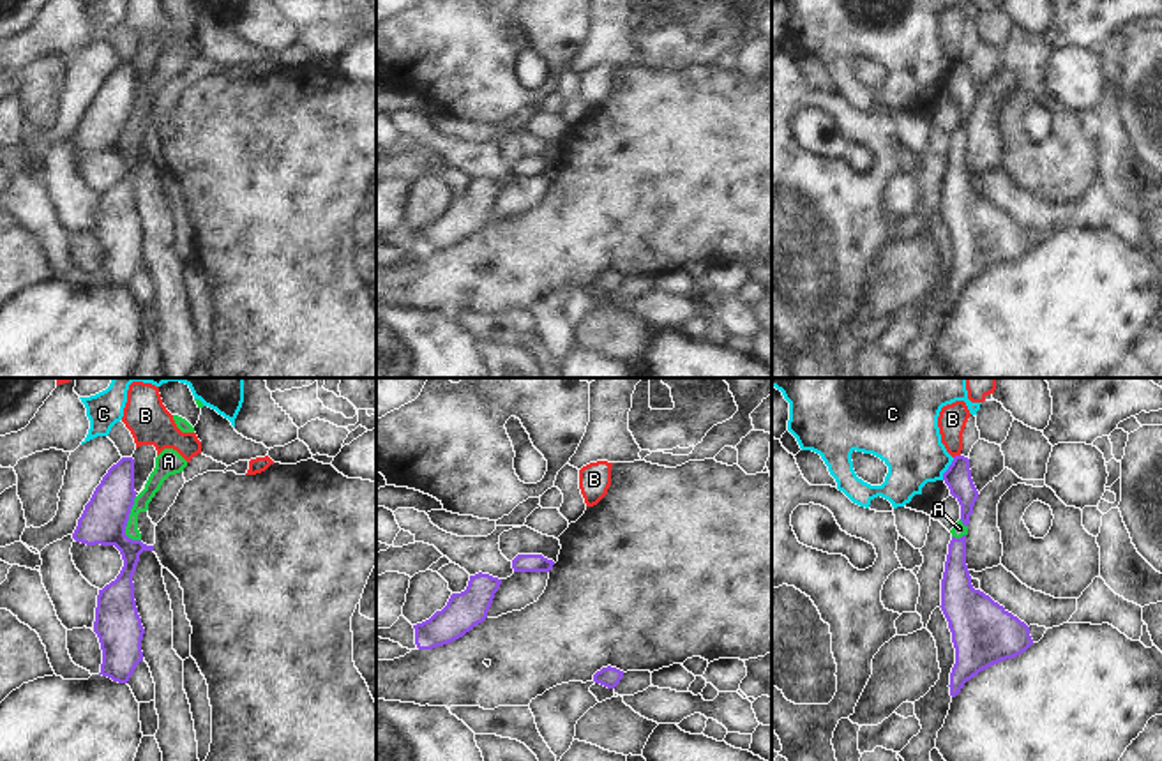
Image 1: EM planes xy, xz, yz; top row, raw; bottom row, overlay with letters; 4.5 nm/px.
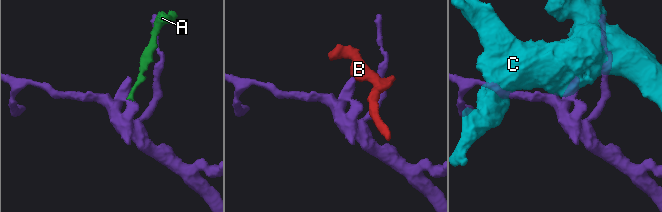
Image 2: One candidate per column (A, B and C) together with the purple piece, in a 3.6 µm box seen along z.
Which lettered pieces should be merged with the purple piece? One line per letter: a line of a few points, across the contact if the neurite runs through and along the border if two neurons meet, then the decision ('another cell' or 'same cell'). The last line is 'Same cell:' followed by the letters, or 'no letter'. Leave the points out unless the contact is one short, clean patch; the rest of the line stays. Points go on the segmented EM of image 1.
A: line xy (105, 518), (128, 519), (156, 479); same cell
B: line yz (959, 454), (954, 458); another cell
C: line yz (954, 458), (942, 479); another cell
Same cell: A

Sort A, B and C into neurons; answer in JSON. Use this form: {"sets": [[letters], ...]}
{"sets": [["A"], ["B"], ["C"]]}

